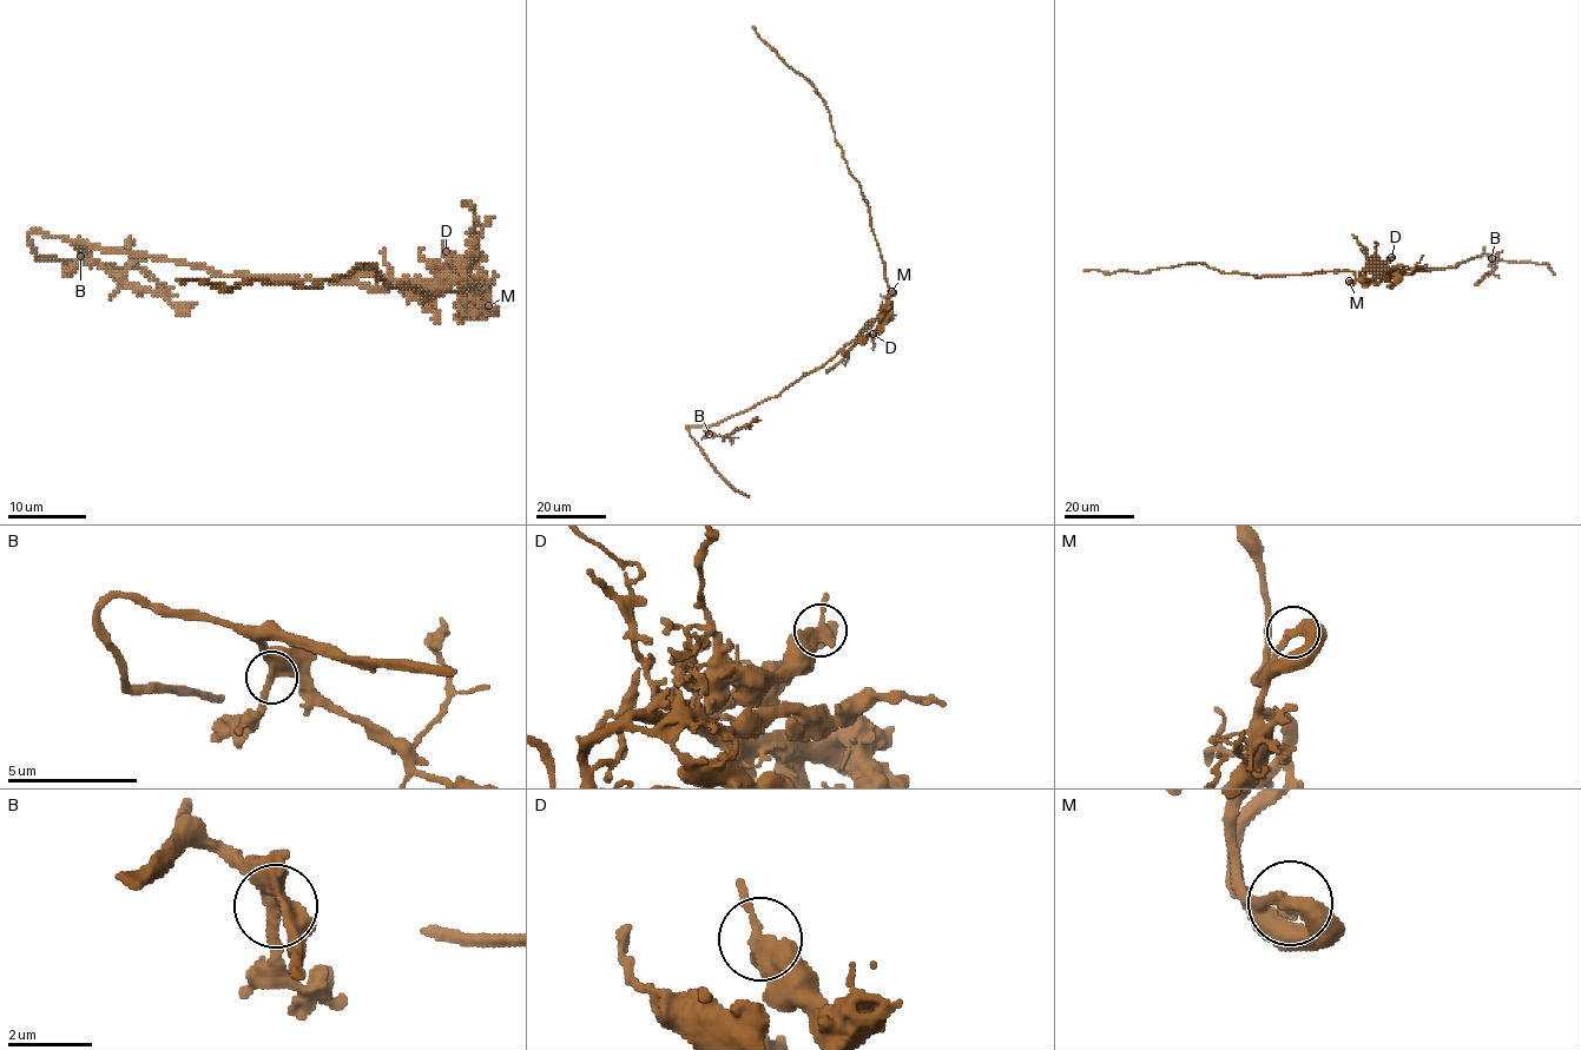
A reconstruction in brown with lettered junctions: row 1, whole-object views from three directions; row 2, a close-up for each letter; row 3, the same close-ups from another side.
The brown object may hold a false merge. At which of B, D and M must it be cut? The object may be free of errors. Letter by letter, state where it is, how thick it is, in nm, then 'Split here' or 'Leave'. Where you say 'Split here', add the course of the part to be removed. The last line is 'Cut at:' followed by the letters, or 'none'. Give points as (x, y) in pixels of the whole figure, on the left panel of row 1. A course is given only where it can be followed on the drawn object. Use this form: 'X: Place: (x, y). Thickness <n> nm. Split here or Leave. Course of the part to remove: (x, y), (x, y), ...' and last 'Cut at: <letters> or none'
B: Place: (80, 256). Thickness 400 nm. Leave
D: Place: (446, 251). Thickness 400 nm. Leave
M: Place: (488, 305). Thickness 360 nm. Leave
Cut at: none

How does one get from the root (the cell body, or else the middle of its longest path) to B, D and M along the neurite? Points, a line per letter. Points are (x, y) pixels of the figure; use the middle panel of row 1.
B: (889, 309), (823, 365), (804, 374), (778, 395), (711, 424), (709, 434)
D: (889, 309), (873, 334)
M: (889, 309), (888, 297), (891, 291)

